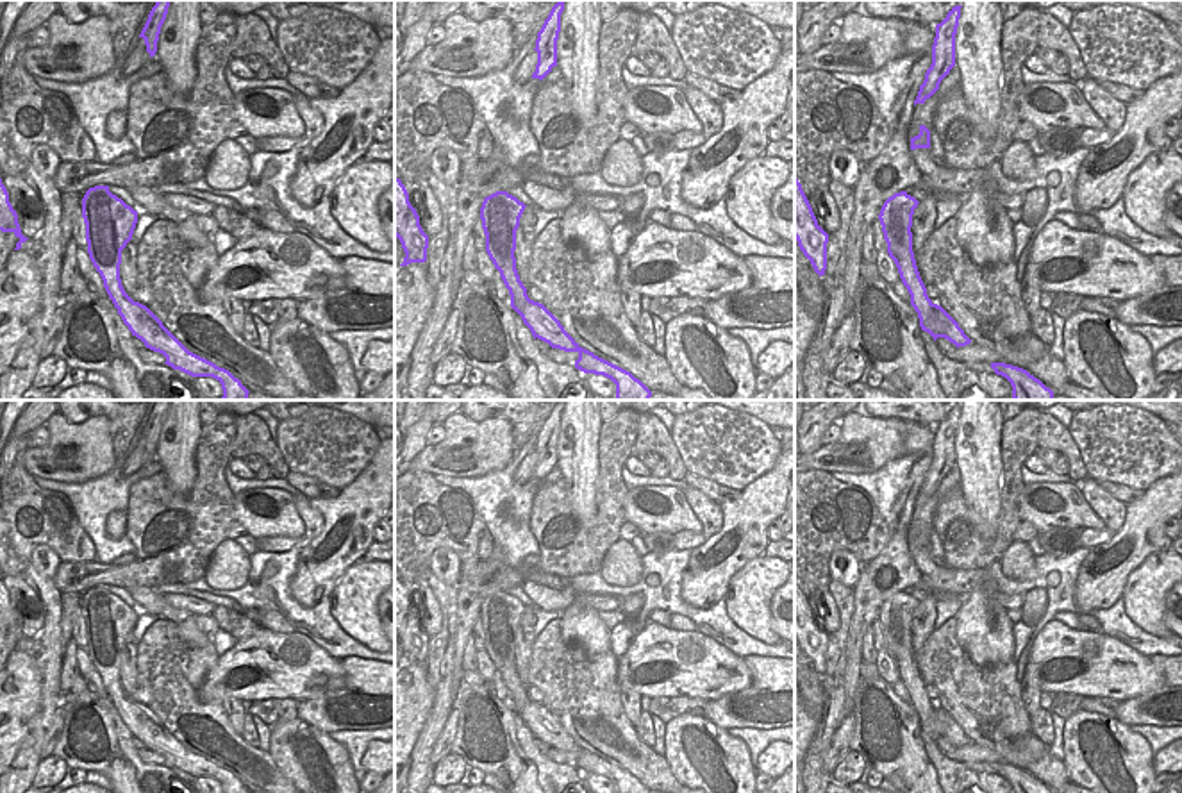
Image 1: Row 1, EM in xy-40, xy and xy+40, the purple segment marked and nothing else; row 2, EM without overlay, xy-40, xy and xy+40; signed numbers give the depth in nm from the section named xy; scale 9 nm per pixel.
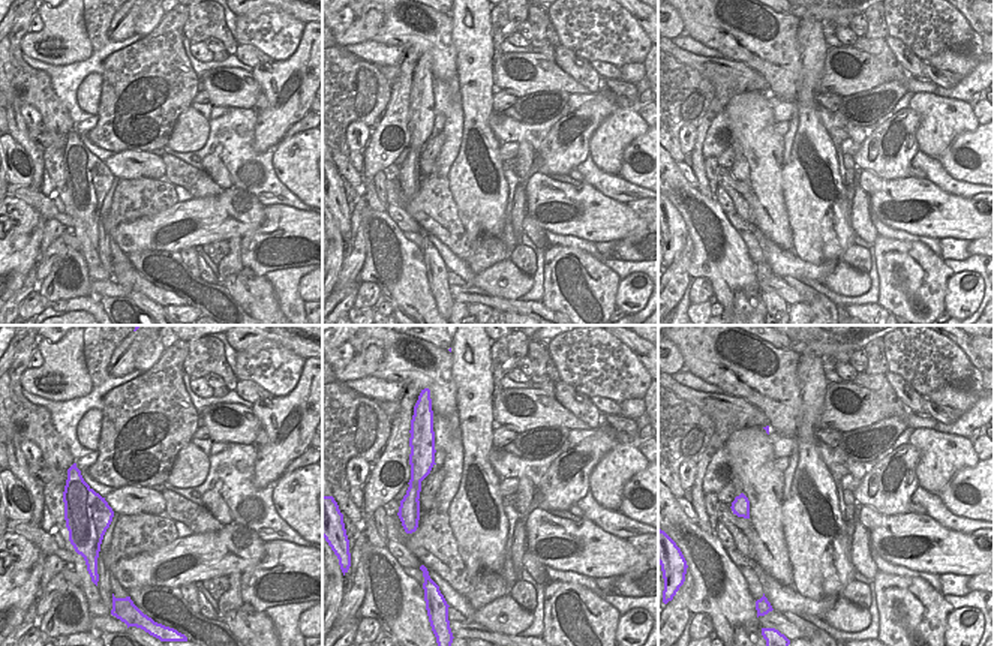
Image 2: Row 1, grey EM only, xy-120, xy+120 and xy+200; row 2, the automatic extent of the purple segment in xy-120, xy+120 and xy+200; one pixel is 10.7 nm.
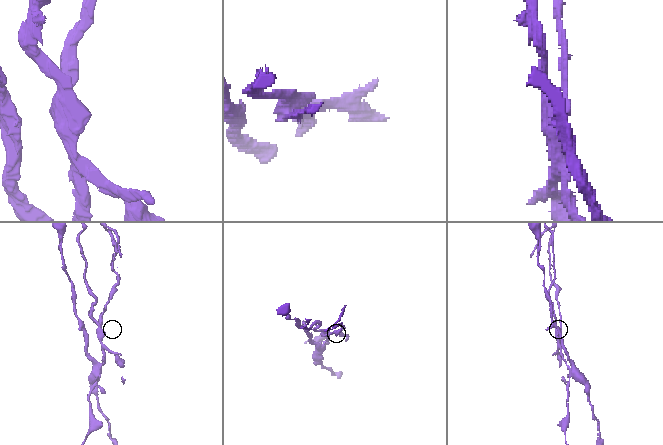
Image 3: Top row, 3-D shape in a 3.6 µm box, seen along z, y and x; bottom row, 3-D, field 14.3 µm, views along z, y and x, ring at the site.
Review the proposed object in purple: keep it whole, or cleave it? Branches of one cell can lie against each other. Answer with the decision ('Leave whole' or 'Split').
Split.

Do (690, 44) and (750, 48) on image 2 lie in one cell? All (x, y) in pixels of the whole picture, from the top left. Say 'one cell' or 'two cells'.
two cells

